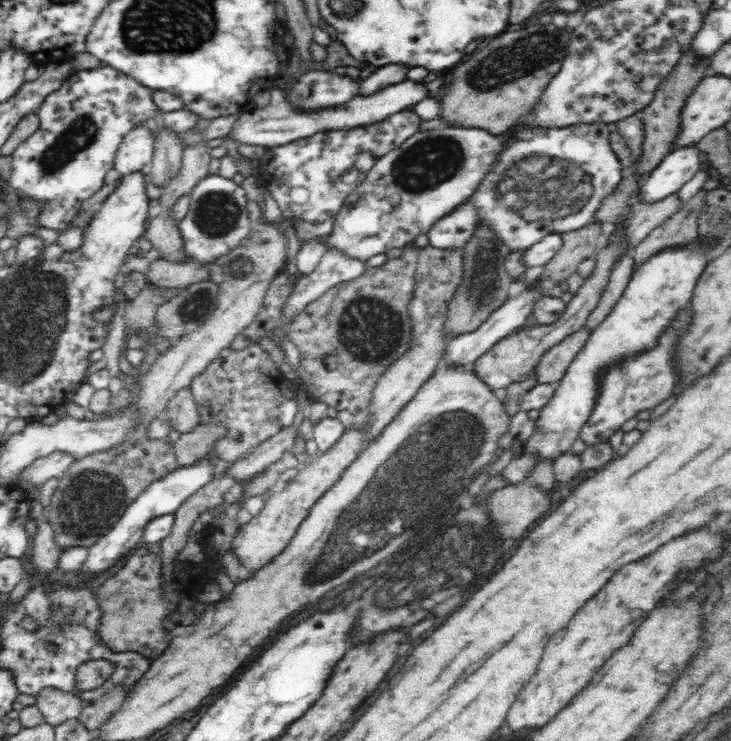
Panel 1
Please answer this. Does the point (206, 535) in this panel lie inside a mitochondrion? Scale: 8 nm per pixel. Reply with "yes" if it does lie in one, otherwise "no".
no

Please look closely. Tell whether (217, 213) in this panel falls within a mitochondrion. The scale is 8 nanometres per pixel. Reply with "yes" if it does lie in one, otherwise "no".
yes

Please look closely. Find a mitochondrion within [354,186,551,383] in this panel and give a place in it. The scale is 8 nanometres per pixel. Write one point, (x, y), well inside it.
(484, 285)

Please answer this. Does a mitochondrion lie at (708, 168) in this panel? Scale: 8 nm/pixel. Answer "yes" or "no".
no

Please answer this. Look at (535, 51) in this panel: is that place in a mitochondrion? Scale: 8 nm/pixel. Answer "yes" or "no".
yes

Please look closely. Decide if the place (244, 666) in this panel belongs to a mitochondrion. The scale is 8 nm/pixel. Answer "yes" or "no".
no

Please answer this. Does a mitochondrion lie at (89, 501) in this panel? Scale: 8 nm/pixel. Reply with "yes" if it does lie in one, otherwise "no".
yes

